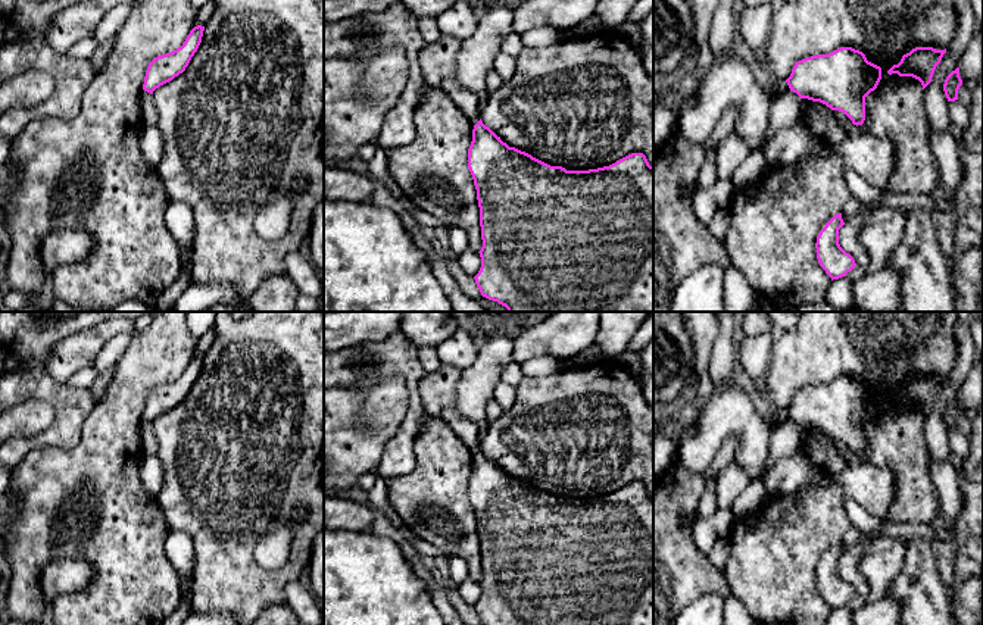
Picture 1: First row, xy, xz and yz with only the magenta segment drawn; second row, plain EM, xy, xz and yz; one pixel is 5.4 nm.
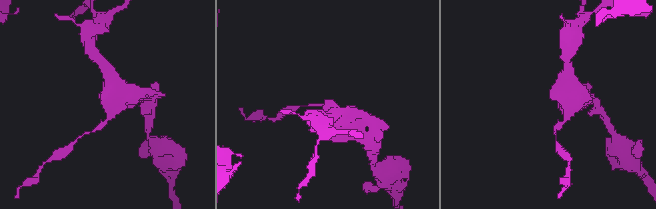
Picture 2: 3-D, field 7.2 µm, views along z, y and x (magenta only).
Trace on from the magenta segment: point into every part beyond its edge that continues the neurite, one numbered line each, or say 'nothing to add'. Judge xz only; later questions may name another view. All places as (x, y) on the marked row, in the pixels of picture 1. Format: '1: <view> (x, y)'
nothing to add

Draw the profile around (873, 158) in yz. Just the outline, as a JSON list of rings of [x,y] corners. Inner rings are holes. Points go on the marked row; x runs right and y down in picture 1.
[[[799,99],[798,110],[799,122],[805,125],[815,137],[824,140],[828,146],[836,147],[840,151],[846,166],[852,168],[871,187],[879,190],[886,188],[896,166],[896,151],[887,138],[846,128],[836,119],[834,110],[820,101]]]

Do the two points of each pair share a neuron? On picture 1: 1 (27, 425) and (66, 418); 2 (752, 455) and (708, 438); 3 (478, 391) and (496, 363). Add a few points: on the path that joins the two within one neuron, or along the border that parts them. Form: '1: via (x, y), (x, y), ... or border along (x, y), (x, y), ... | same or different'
1: border along (24, 402), (43, 399), (52, 408), (55, 421) | different
2: via (752, 440), (743, 428), (723, 428) | same
3: via (478, 384), (489, 371) | same

